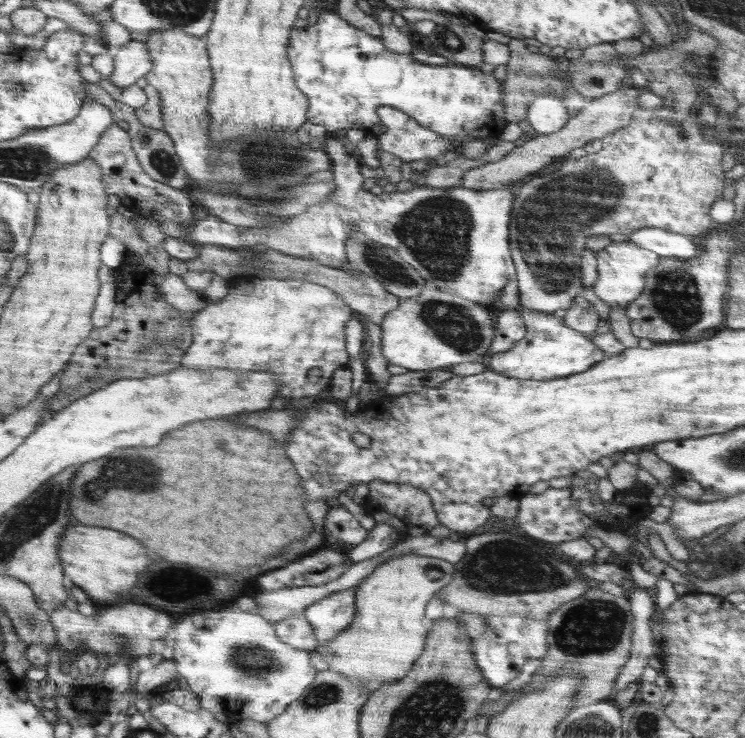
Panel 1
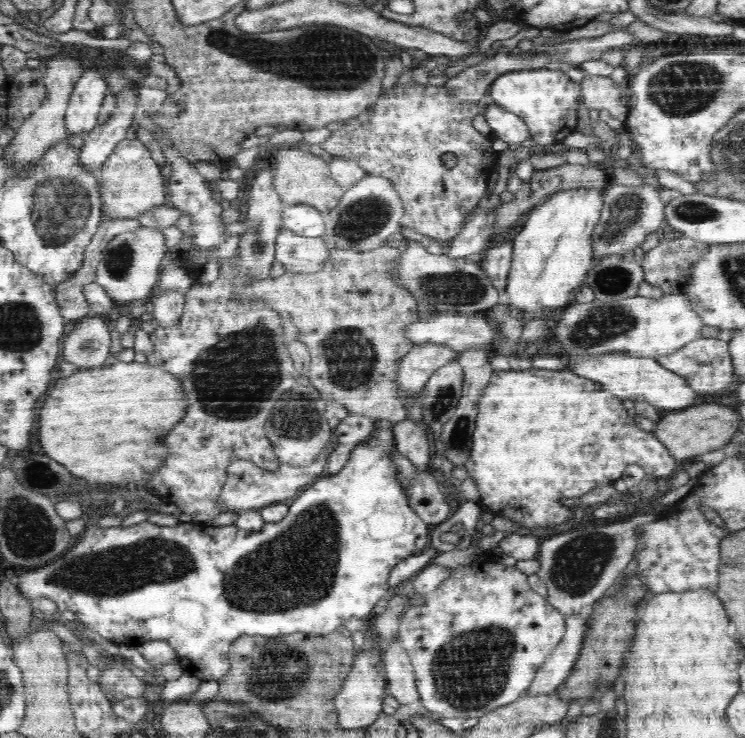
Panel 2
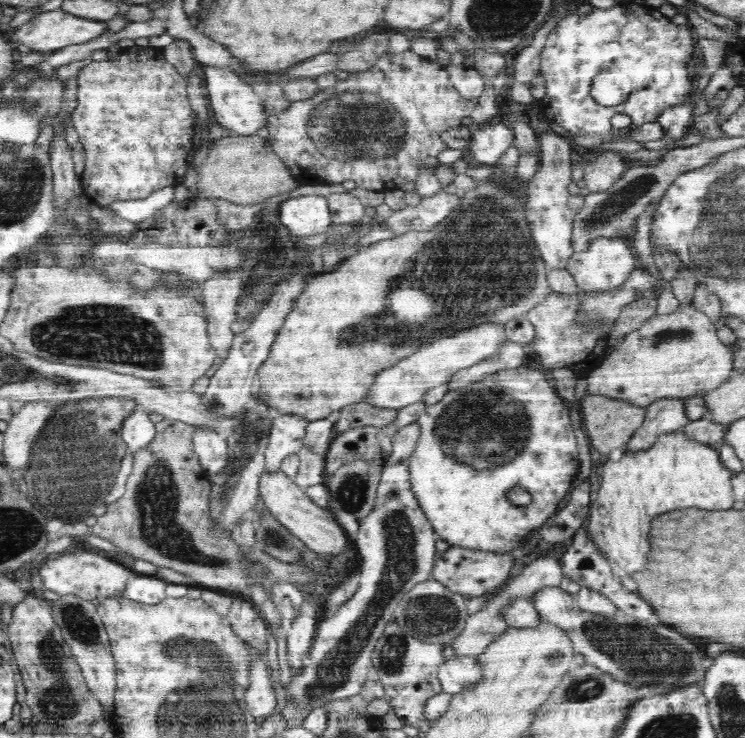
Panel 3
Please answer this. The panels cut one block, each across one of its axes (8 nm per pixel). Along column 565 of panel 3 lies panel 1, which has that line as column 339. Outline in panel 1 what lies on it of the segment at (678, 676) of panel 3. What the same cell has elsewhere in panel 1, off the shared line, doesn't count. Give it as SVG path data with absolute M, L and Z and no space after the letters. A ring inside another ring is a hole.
M358 581L356 585L348 587L346 590L329 594L322 598L322 600L318 600L316 603L305 608L303 614L308 619L308 623L312 625L312 629L314 629L317 646L330 642L340 631L346 629L352 623L352 619L354 619L354 596L360 584L362 584L362 581Z

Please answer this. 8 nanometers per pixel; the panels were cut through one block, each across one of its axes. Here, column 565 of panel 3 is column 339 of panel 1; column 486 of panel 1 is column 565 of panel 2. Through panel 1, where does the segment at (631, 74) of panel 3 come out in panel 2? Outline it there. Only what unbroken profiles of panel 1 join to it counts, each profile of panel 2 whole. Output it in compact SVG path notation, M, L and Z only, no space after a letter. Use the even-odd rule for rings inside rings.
M559 67L515 70L501 74L492 82L487 100L522 117L528 125L530 139L537 144L536 149L542 149L562 143L569 134L577 131L577 106L582 102L581 83L572 81Z

